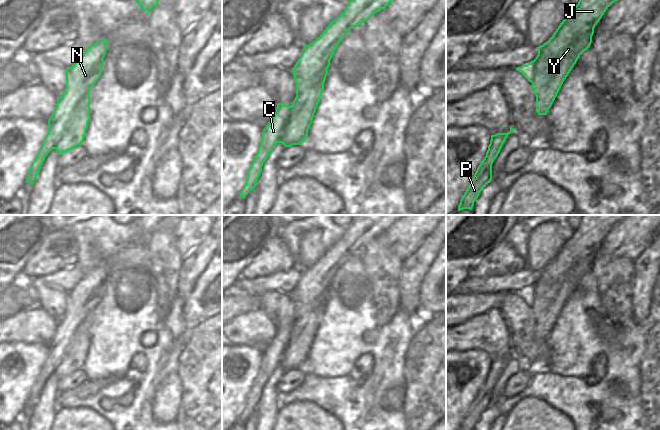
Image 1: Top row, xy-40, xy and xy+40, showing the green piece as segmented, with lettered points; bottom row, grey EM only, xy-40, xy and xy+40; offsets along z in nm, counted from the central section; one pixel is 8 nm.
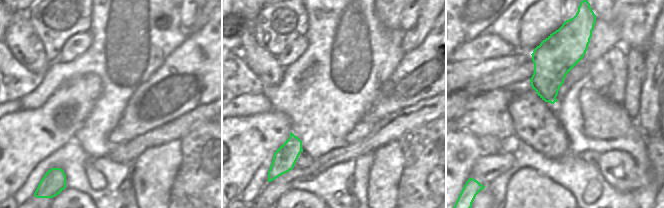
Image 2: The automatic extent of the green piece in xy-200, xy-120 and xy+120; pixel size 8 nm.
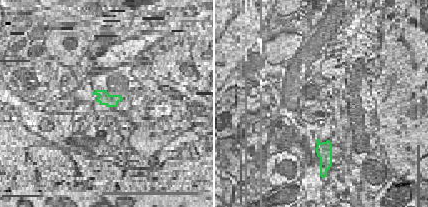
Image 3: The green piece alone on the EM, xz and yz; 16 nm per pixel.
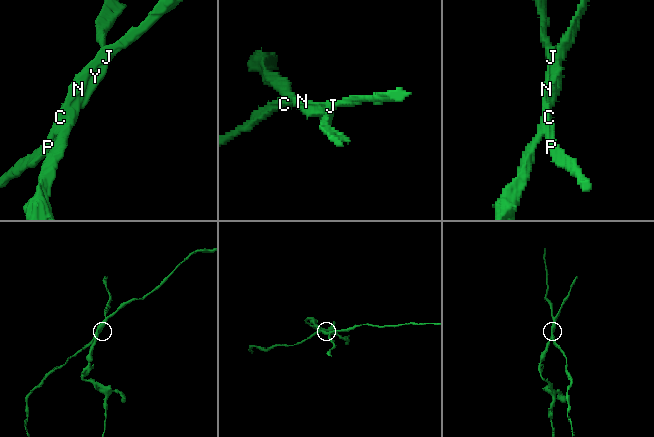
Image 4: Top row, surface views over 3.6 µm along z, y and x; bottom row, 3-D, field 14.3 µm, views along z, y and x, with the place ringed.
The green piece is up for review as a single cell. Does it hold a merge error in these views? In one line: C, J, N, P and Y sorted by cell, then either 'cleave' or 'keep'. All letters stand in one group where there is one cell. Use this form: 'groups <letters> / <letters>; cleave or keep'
groups C J N P / Y; cleave

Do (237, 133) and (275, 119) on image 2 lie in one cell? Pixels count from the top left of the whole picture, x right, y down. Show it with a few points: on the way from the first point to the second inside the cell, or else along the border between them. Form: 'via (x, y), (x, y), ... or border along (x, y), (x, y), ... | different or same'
via (246, 133), (261, 133), (266, 128) | same

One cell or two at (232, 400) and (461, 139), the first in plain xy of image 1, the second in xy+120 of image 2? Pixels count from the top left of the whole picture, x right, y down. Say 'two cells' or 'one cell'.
one cell

